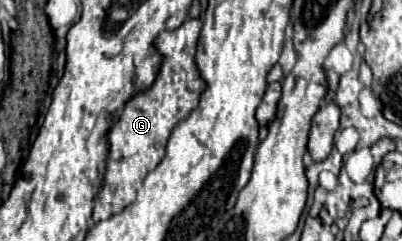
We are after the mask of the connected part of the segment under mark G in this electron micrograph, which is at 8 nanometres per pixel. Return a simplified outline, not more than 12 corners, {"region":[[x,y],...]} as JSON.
{"region":[[200,18],[160,32],[154,84],[110,128],[94,222],[122,212],[206,84]]}

